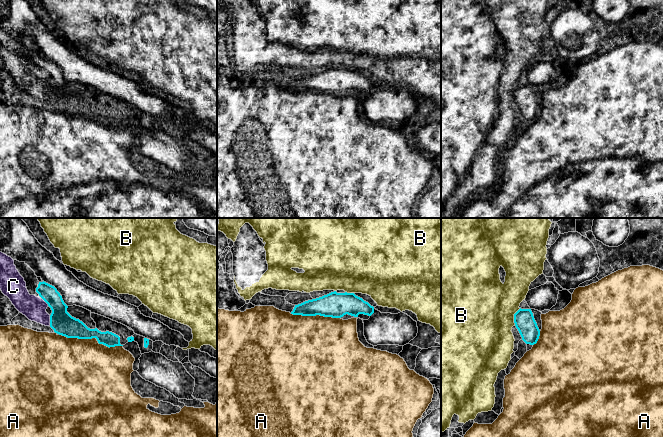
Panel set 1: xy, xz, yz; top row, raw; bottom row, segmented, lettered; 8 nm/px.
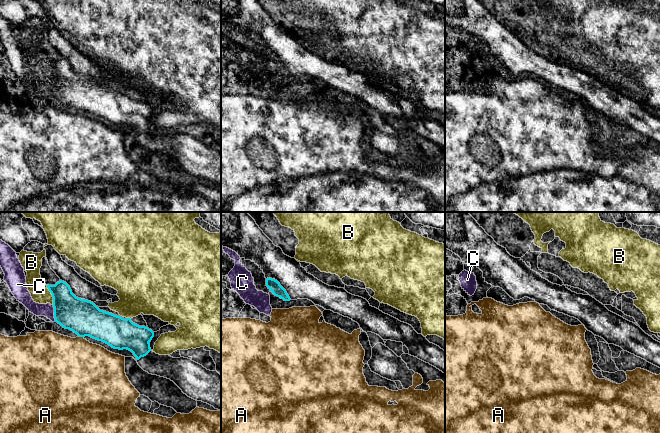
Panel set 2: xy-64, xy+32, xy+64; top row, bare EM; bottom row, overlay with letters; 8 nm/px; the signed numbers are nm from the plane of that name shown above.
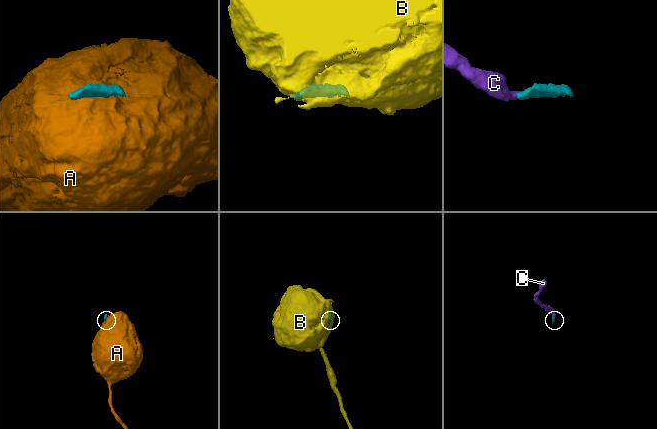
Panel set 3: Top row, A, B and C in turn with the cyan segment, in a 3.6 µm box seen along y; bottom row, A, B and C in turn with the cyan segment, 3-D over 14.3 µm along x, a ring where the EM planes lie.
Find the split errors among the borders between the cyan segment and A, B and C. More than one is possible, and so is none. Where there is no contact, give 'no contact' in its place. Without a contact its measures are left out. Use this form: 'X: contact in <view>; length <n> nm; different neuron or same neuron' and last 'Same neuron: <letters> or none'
A: contact in xy; length 500 nm; different neuron
B: contact in yz; length 150 nm; different neuron
C: contact in xy; length 90 nm; same neuron
Same neuron: C

